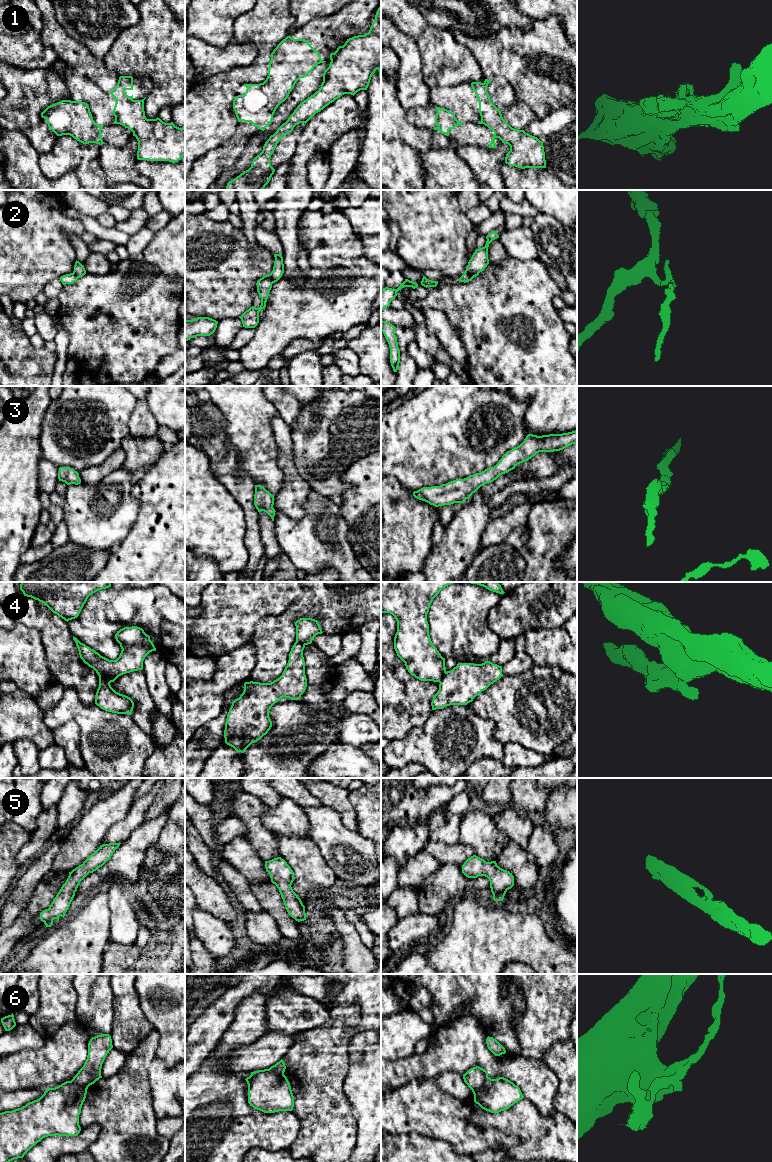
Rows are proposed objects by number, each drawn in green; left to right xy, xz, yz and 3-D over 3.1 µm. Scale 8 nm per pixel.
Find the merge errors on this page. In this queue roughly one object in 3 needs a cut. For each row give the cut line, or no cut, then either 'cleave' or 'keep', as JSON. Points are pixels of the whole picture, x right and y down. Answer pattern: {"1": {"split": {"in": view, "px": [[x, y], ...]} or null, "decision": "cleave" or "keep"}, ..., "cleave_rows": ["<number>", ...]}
{"1": {"split": {"in": "xy", "px": [[133, 100], [127, 101], [115, 116]]}, "decision": "cleave"}, "2": {"split": {"in": "yz", "px": [[478, 272], [462, 276]]}, "decision": "cleave"}, "3": {"split": null, "decision": "keep"}, "4": {"split": {"in": "xy", "px": [[99, 677], [109, 683]]}, "decision": "cleave"}, "5": {"split": null, "decision": "keep"}, "6": {"split": {"in": "yz", "px": [[487, 1076], [484, 1083], [473, 1092]]}, "decision": "cleave"}, "cleave_rows": ["1", "2", "4", "6"]}

